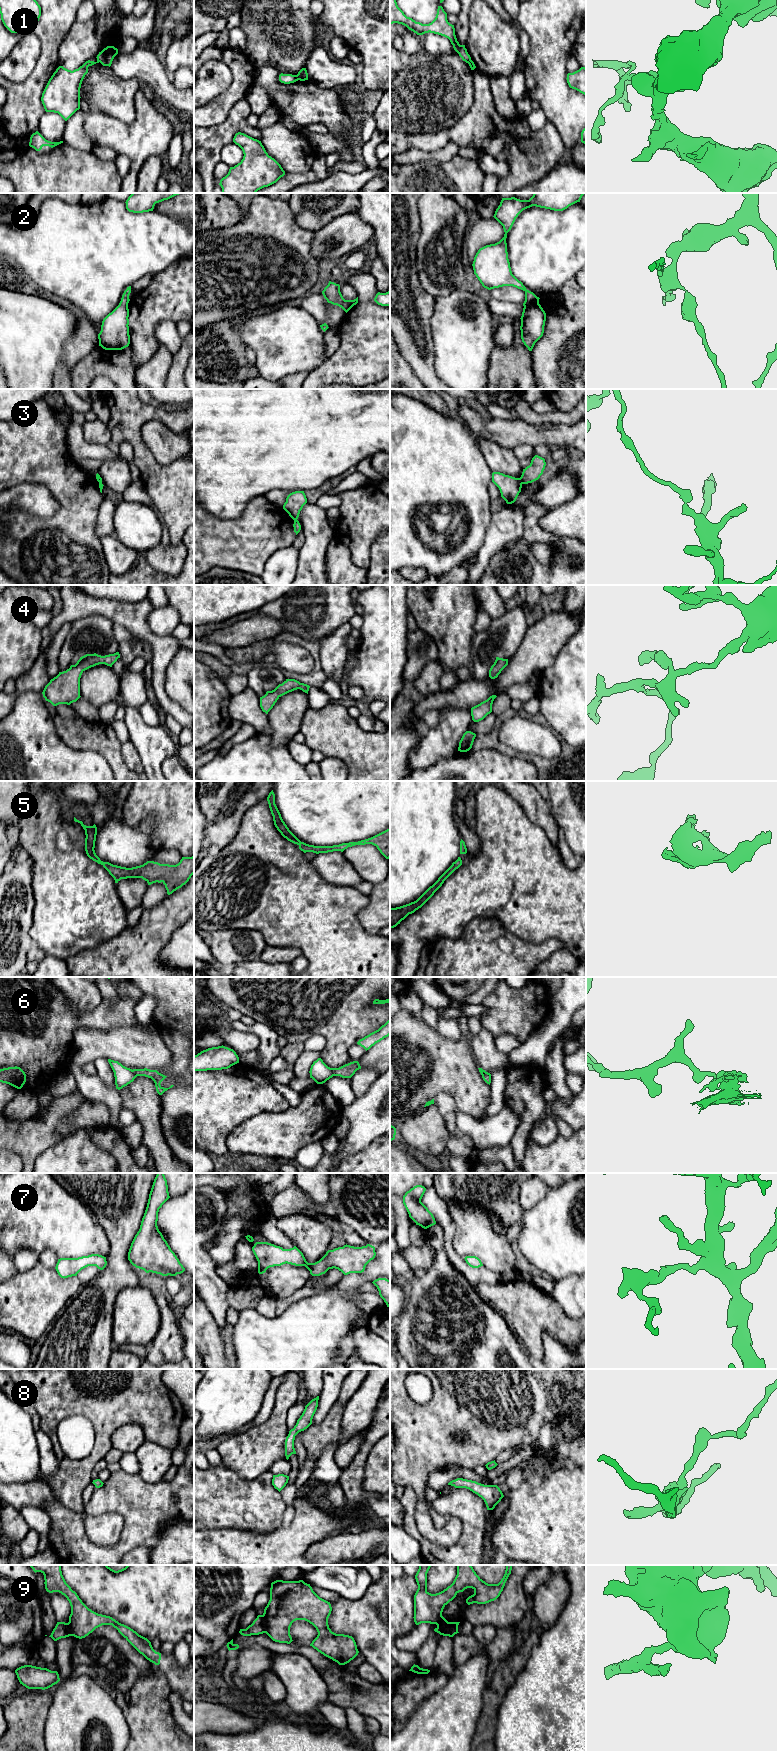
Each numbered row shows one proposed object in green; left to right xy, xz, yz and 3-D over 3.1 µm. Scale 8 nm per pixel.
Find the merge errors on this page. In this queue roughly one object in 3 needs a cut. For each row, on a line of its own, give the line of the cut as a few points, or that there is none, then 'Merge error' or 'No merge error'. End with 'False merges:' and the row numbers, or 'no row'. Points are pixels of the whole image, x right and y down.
1: Split along xz (296, 75), (298, 79). Merge error
2: No split. No merge error
3: Split along yz (519, 478), (522, 483). Merge error
4: No split. No merge error
5: No split. No merge error
6: Split along xz (331, 1068), (334, 1075). Merge error
7: No split. No merge error
8: No split. No merge error
9: Split along yz (457, 1625), (446, 1625), (443, 1628), (442, 1634). Merge error
False merges: 1, 3, 6, 9

